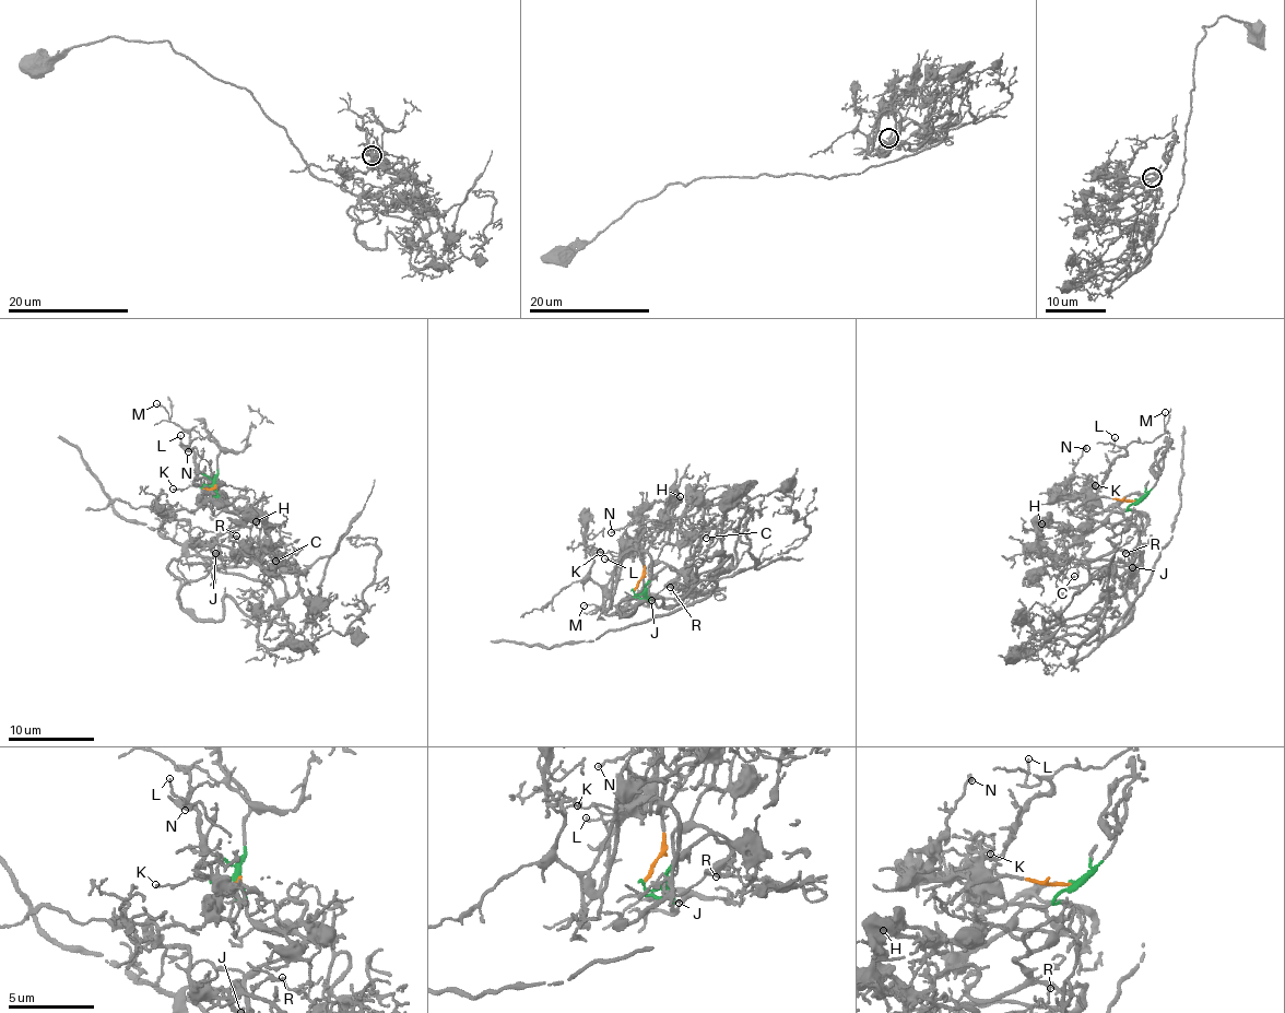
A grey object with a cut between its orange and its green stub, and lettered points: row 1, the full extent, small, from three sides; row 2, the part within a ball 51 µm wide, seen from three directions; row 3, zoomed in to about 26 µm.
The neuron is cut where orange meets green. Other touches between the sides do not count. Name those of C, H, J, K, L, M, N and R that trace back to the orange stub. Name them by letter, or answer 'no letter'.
K, L, M, N

